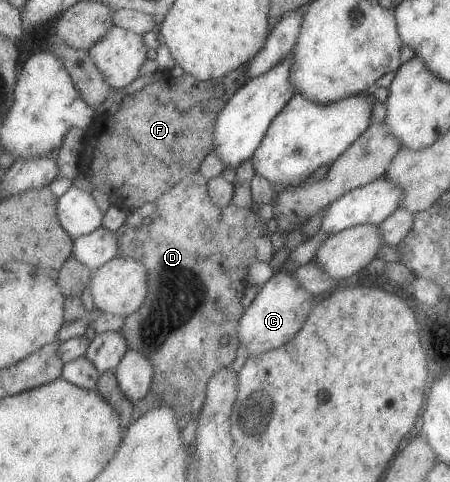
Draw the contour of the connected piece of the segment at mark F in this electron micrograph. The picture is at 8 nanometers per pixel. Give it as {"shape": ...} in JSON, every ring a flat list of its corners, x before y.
{"shape":[[248,62,227,75,210,80,196,80,185,72,178,78,162,77,144,85,140,91,125,95,121,107,115,113,98,110,91,127,84,134,83,155,79,164,80,173,88,183,93,182,91,189,106,195,110,206,131,213,145,203,156,202,182,177,197,173,204,157,211,151,212,127,216,115,228,99,250,79,246,73]]}

